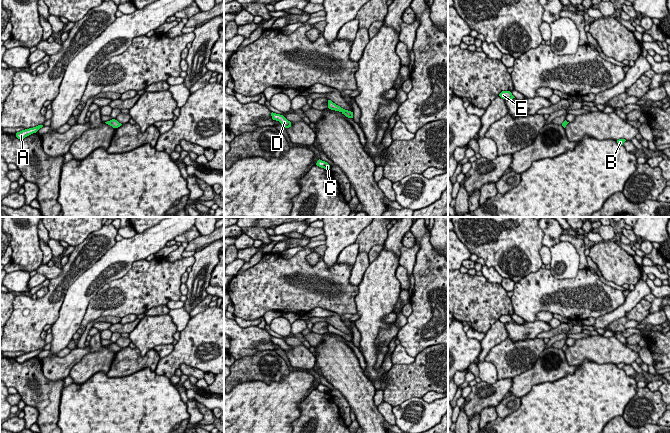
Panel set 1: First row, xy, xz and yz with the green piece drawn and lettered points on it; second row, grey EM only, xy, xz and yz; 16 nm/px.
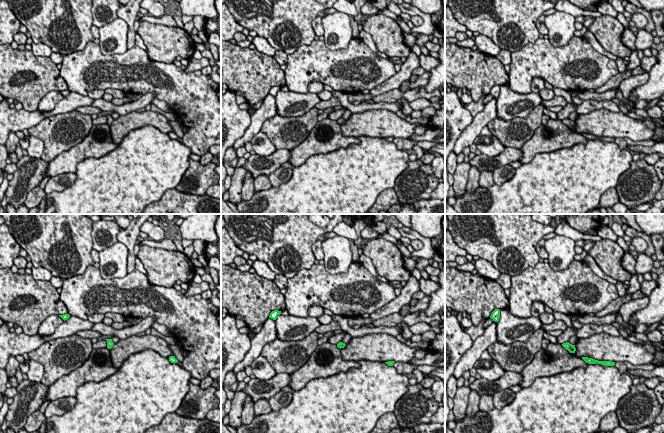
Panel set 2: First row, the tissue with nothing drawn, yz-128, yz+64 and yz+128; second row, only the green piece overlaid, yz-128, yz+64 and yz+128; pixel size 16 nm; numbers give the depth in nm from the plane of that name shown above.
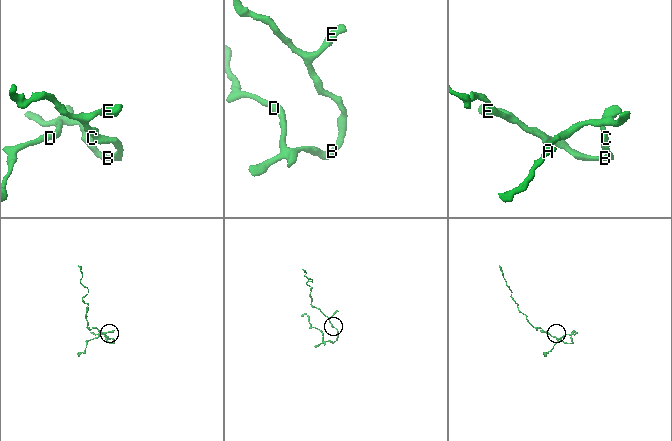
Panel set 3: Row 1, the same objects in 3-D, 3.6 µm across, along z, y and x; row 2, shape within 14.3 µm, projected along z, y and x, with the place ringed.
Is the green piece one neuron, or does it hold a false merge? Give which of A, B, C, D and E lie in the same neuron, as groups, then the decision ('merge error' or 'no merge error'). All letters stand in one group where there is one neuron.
A B C D / E | merge error

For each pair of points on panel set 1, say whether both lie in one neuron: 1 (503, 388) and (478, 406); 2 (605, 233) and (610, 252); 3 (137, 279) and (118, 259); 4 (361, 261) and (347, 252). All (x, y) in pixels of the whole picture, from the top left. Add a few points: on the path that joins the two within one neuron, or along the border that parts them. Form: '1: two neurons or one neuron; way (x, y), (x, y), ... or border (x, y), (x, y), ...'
1: one neuron; way (497, 391), (484, 400)
2: two neurons; border (612, 239), (603, 241)
3: two neurons; border (145, 258), (136, 260), (124, 275), (108, 282)
4: two neurons; border (359, 252), (353, 265)

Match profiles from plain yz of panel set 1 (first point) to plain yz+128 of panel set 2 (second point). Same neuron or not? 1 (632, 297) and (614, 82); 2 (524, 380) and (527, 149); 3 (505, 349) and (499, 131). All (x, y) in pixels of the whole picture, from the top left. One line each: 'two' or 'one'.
1: one
2: one
3: one

